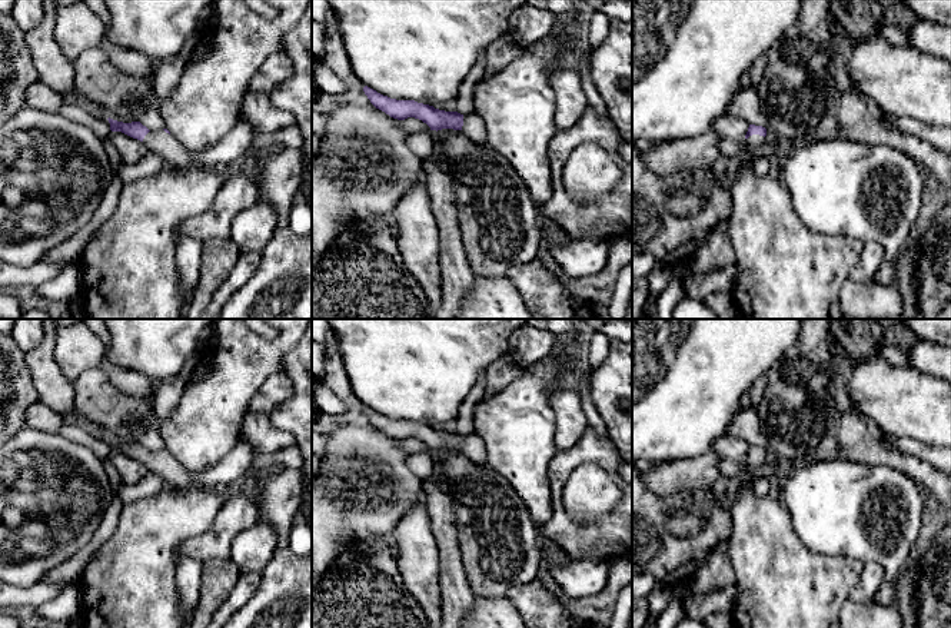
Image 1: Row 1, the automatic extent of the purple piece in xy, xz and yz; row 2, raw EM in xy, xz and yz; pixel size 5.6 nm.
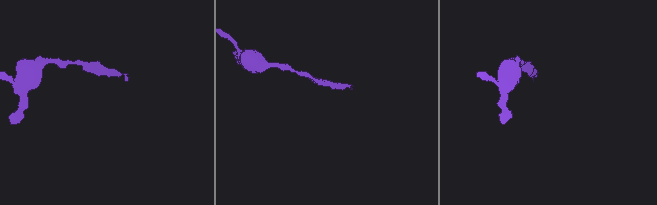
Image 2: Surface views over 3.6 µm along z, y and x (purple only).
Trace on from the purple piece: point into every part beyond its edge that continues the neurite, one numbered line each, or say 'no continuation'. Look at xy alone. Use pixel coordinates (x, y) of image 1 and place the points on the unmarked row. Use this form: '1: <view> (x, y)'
1: xy (165, 465)

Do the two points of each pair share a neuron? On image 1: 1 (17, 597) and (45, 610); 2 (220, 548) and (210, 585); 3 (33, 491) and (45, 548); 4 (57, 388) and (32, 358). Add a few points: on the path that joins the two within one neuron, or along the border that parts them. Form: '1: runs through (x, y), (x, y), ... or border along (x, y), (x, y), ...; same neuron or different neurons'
1: border along (66, 588), (36, 608); different neurons
2: border along (229, 558), (210, 558), (202, 562); different neurons
3: runs through (47, 505), (49, 524), (45, 528), (45, 534); same neuron
4: runs through (50, 381), (39, 365); same neuron

